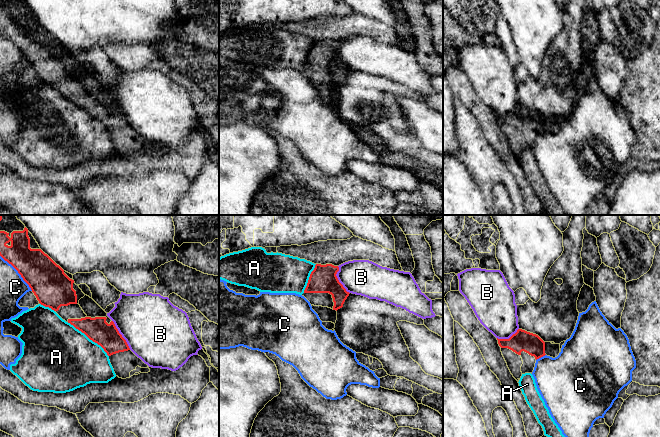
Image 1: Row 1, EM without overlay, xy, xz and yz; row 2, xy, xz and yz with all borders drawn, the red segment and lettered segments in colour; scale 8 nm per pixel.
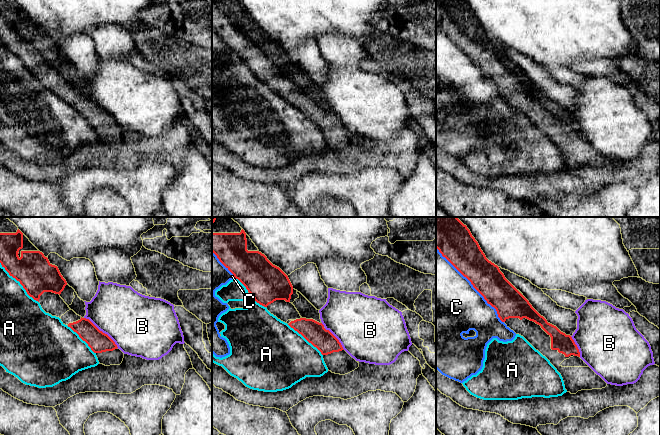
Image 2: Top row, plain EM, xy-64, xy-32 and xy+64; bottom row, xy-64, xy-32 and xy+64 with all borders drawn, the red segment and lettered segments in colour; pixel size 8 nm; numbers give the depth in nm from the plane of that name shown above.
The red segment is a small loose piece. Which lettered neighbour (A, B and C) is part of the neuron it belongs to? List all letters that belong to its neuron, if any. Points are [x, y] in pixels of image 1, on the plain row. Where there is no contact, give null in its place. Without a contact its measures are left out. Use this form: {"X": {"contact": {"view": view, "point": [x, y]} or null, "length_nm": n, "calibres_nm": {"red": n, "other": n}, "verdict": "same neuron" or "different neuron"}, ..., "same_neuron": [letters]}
{"A": {"contact": {"view": "xy", "point": [89, 114]}, "length_nm": 440, "calibres_nm": {"red": 190, "other": 500}, "verdict": "different neuron"}, "B": {"contact": {"view": "xy", "point": [121, 111]}, "length_nm": 280, "calibres_nm": {"red": 190, "other": 480}, "verdict": "different neuron"}, "C": {"contact": {"view": "xy", "point": [18, 48]}, "length_nm": 380, "calibres_nm": {"red": 300, "other": 200}, "verdict": "different neuron"}, "same_neuron": []}

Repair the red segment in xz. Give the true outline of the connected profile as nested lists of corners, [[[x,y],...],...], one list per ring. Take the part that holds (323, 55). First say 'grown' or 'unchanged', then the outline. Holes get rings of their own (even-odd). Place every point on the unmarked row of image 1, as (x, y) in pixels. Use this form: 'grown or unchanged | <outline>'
grown | [[[316,40],[302,72],[314,82],[336,87],[342,84],[350,69],[339,58],[336,52],[338,47],[339,43],[332,40]]]

